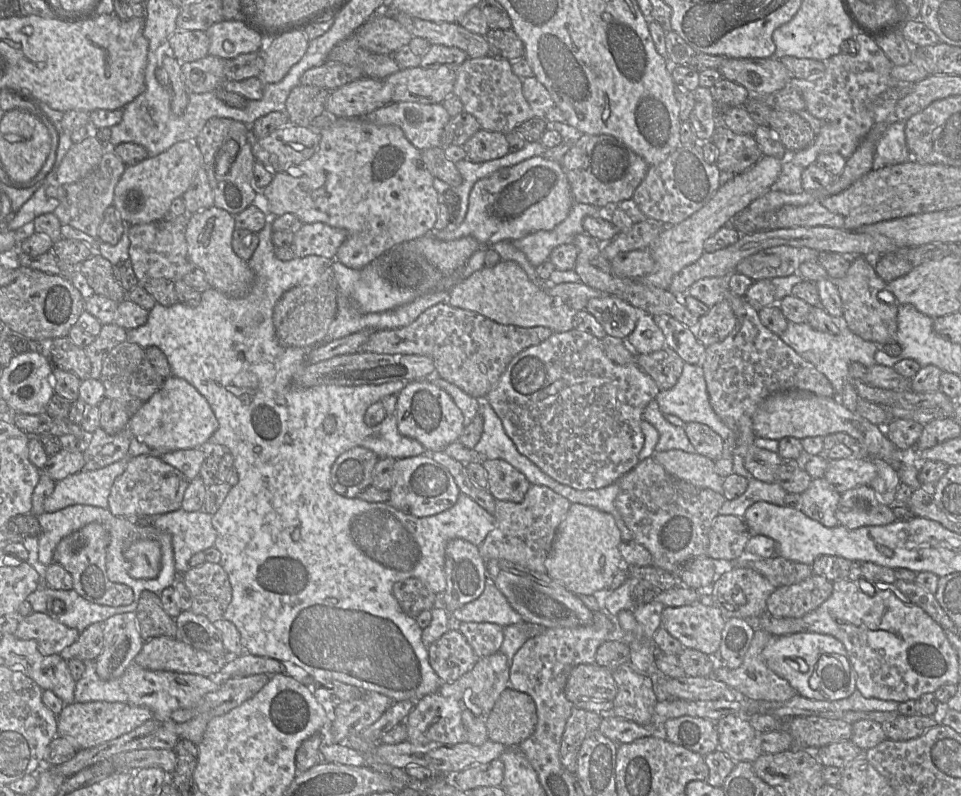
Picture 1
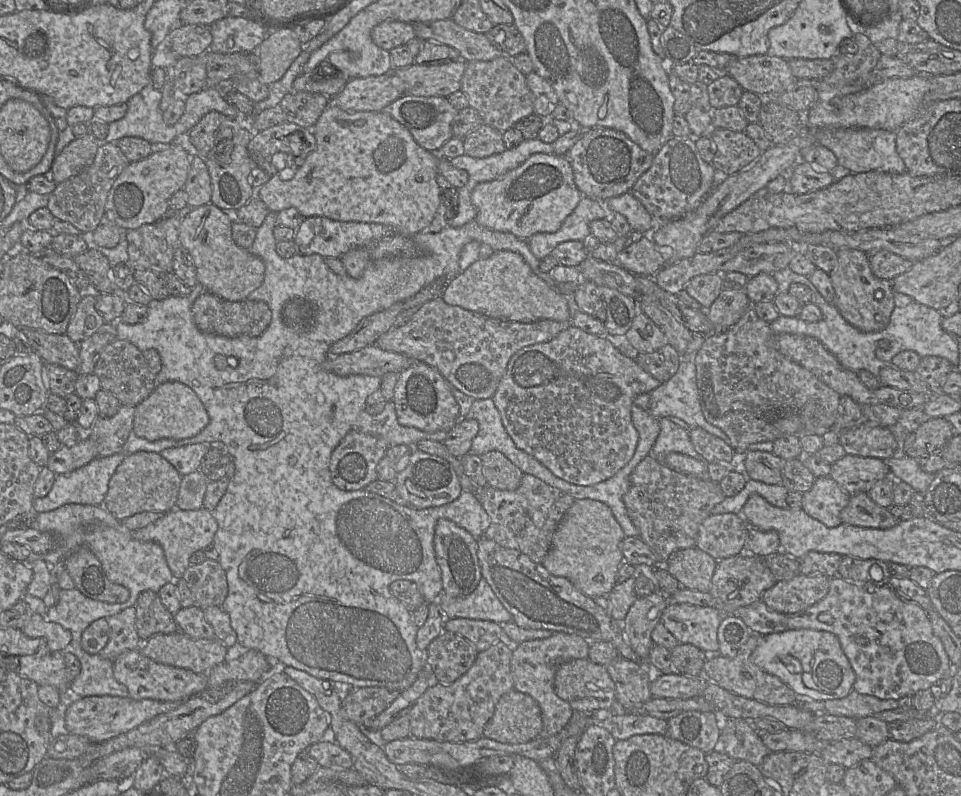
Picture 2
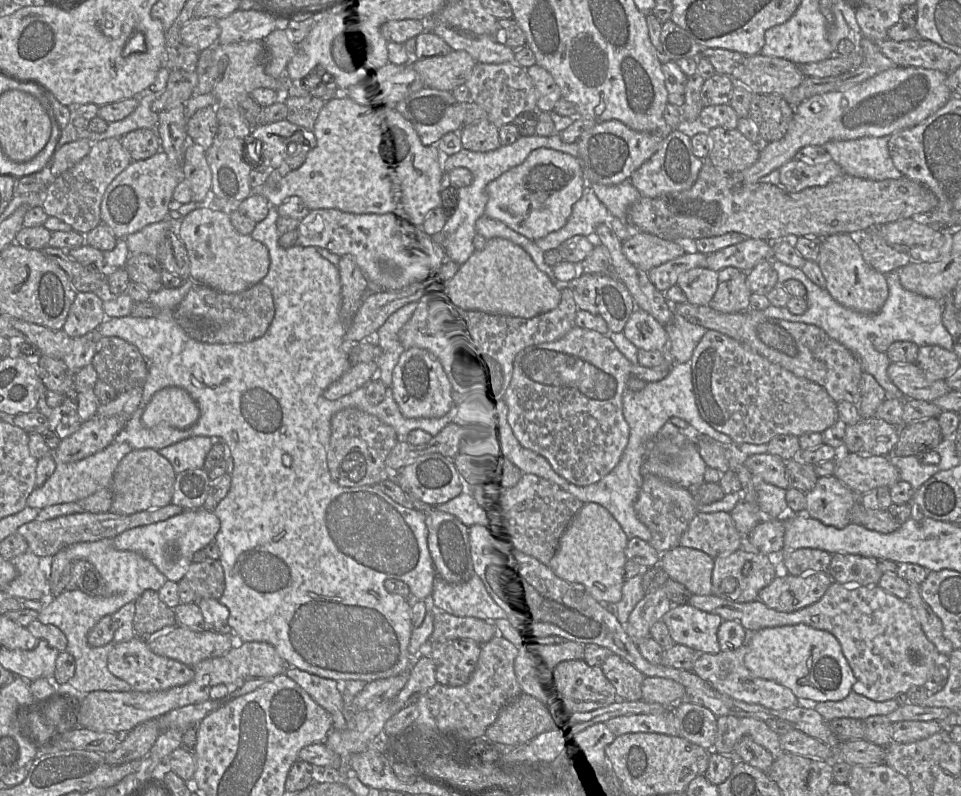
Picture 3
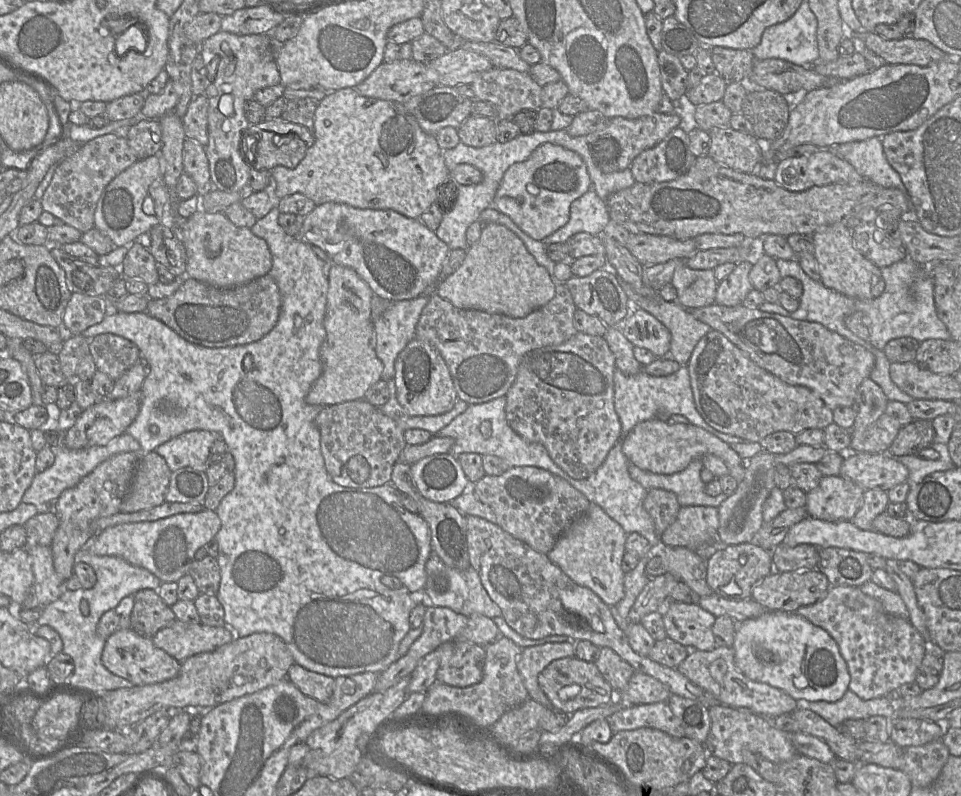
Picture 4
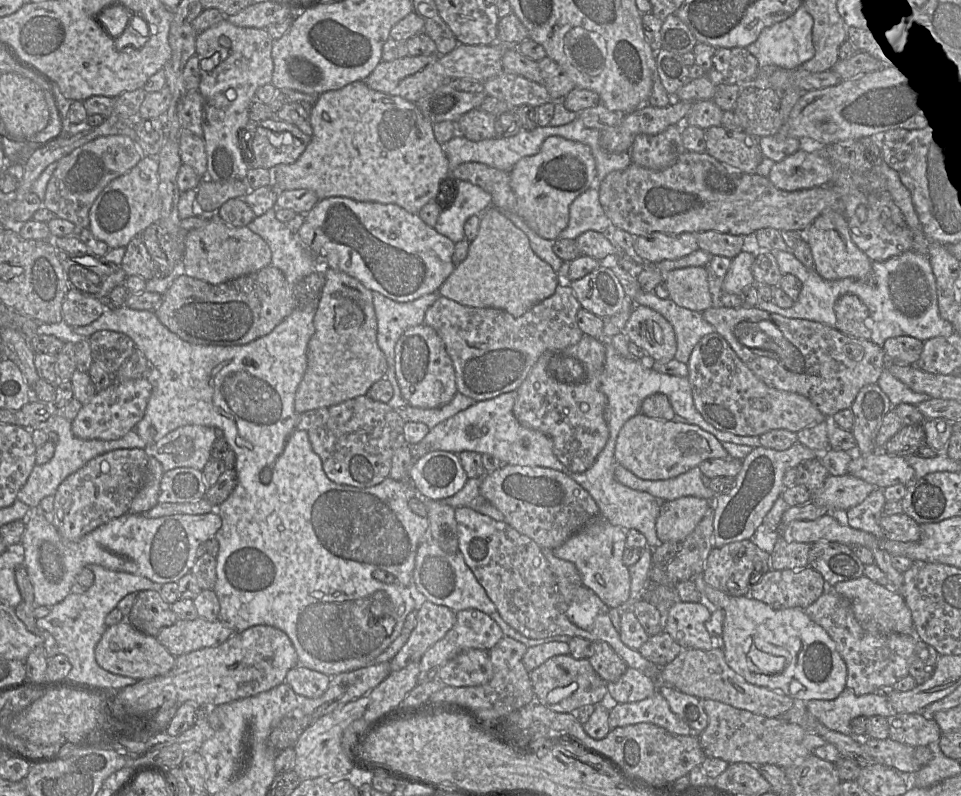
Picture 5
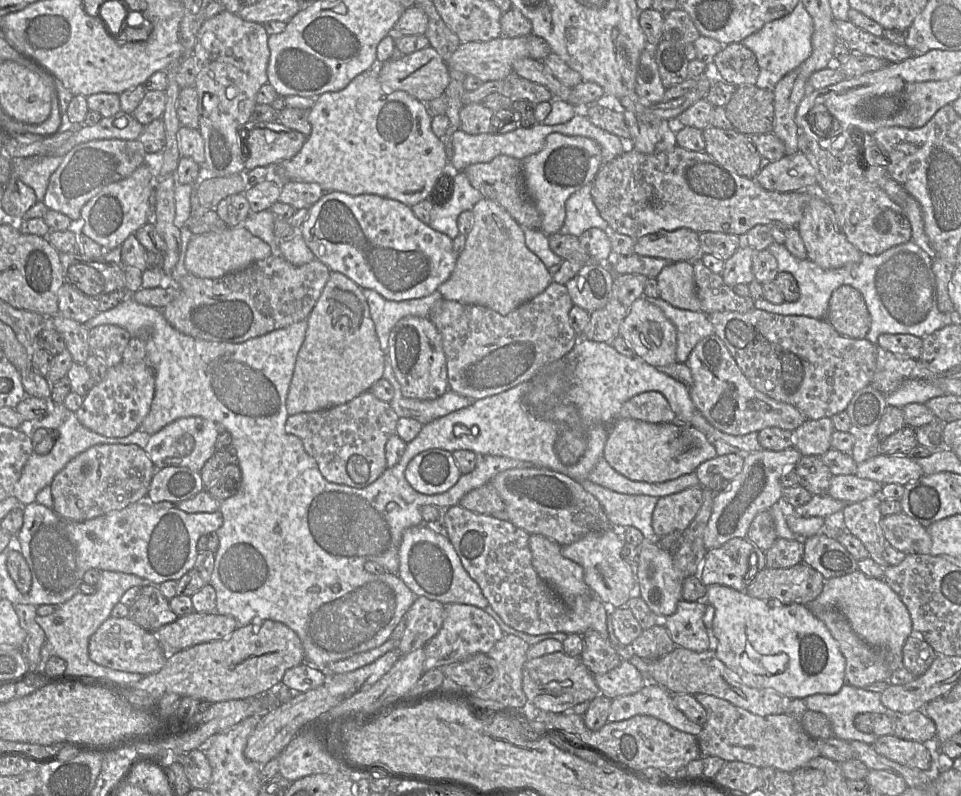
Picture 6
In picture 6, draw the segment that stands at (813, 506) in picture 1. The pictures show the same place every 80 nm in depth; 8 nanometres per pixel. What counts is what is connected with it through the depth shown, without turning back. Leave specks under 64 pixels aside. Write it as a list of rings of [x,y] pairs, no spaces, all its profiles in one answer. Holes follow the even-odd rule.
[[[856,474],[833,476],[827,494],[846,503],[860,502],[873,495],[880,495],[882,484],[860,478]]]

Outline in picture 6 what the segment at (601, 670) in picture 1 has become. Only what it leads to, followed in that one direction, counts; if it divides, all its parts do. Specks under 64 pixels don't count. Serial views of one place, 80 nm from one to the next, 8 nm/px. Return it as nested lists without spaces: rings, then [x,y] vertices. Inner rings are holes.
[[[563,651],[527,660],[523,667],[523,691],[529,704],[536,709],[561,714],[585,701],[592,701],[601,694],[594,675],[579,657],[571,657]]]

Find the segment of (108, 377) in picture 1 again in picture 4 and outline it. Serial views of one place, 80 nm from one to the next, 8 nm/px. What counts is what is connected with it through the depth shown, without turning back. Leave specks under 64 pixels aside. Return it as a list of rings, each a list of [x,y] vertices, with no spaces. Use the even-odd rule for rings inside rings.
[[[99,334],[90,340],[89,347],[97,370],[108,375],[113,381],[141,361],[138,347],[118,335]]]

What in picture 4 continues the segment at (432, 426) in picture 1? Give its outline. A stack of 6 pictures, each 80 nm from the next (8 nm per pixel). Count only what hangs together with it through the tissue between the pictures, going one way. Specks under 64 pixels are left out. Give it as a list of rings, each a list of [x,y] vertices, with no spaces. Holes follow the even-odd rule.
[[[417,338],[410,341],[398,355],[394,380],[399,403],[413,416],[444,414],[454,407],[458,399],[444,358],[434,346]]]

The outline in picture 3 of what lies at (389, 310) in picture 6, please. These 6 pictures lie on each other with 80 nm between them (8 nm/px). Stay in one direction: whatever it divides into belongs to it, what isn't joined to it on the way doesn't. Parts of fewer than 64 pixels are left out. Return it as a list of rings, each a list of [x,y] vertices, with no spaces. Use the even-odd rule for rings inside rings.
[[[410,303],[394,312],[374,336],[374,341],[382,350],[377,361],[379,366],[377,377],[387,387],[392,386],[393,370],[401,354],[406,350],[399,341],[398,333],[408,323],[419,305],[420,303]]]

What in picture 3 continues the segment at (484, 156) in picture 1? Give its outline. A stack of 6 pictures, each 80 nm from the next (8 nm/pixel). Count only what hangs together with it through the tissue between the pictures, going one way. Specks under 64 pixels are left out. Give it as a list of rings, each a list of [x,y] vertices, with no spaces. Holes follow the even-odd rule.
[[[489,120],[463,126],[459,130],[462,147],[474,152],[489,152],[501,146],[499,128]]]

